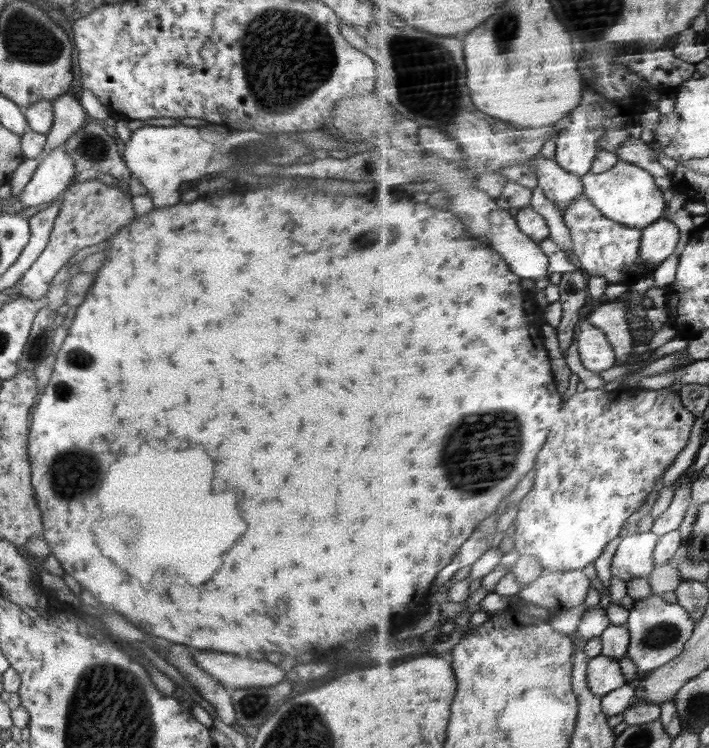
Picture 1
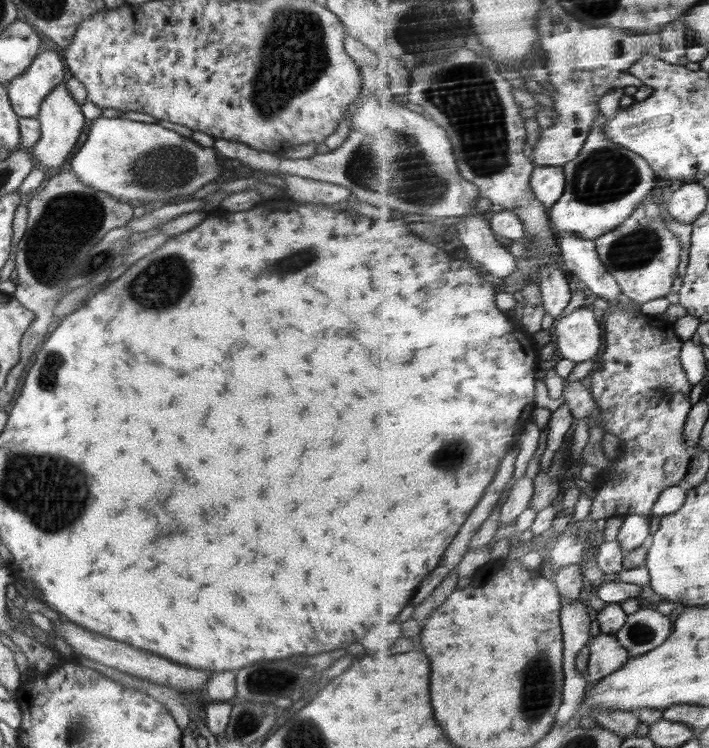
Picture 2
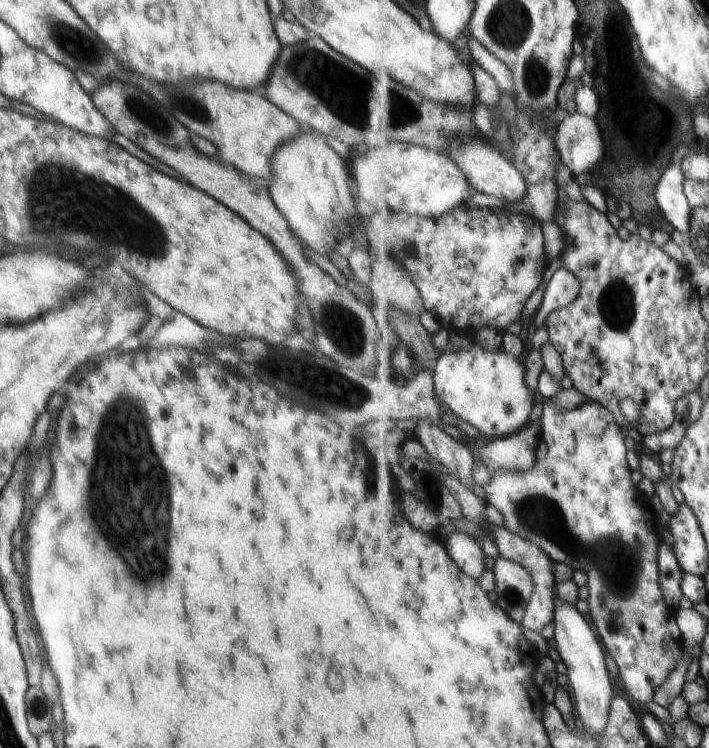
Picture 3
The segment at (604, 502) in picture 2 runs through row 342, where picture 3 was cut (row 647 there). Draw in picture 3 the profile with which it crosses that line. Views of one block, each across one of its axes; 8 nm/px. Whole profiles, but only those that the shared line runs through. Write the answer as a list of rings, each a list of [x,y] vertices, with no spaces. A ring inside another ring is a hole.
[[[551,400],[544,406],[542,415],[543,434],[549,442],[550,456],[546,460],[538,462],[538,474],[536,470],[521,473],[520,471],[496,471],[492,472],[492,479],[484,486],[488,498],[488,504],[495,506],[504,516],[504,524],[515,533],[529,536],[536,544],[539,544],[554,560],[555,563],[564,562],[572,566],[573,570],[581,570],[587,576],[586,586],[589,589],[588,602],[591,609],[591,618],[593,624],[602,636],[604,644],[607,646],[611,656],[621,668],[621,682],[623,689],[627,691],[634,699],[639,700],[644,705],[650,702],[656,694],[658,688],[662,688],[678,664],[684,660],[684,638],[679,621],[677,620],[677,609],[670,606],[665,599],[663,584],[661,583],[661,546],[663,541],[663,526],[660,523],[659,516],[654,513],[654,508],[650,504],[650,499],[640,490],[634,480],[634,471],[628,464],[629,439],[624,438],[620,424],[616,422],[614,414],[603,404],[588,401],[574,410],[559,410],[552,404]]]

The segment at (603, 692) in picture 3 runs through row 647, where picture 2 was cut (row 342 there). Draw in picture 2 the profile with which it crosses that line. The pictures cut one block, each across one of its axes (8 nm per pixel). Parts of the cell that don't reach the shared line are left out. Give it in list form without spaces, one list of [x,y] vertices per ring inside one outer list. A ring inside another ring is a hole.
[[[581,307],[557,324],[557,346],[564,358],[586,362],[602,348],[602,329],[592,308]]]

